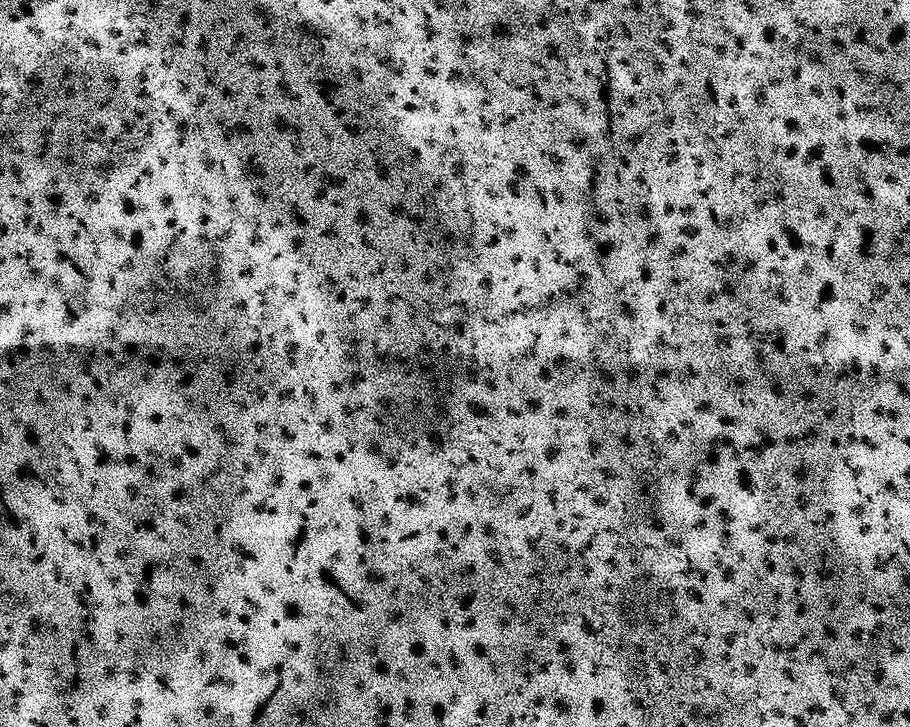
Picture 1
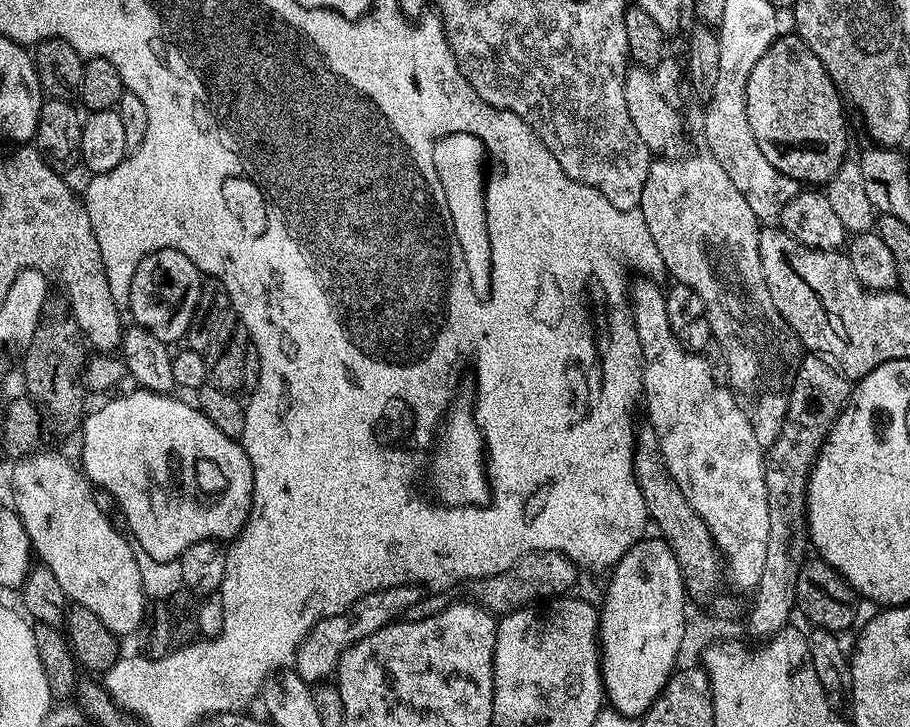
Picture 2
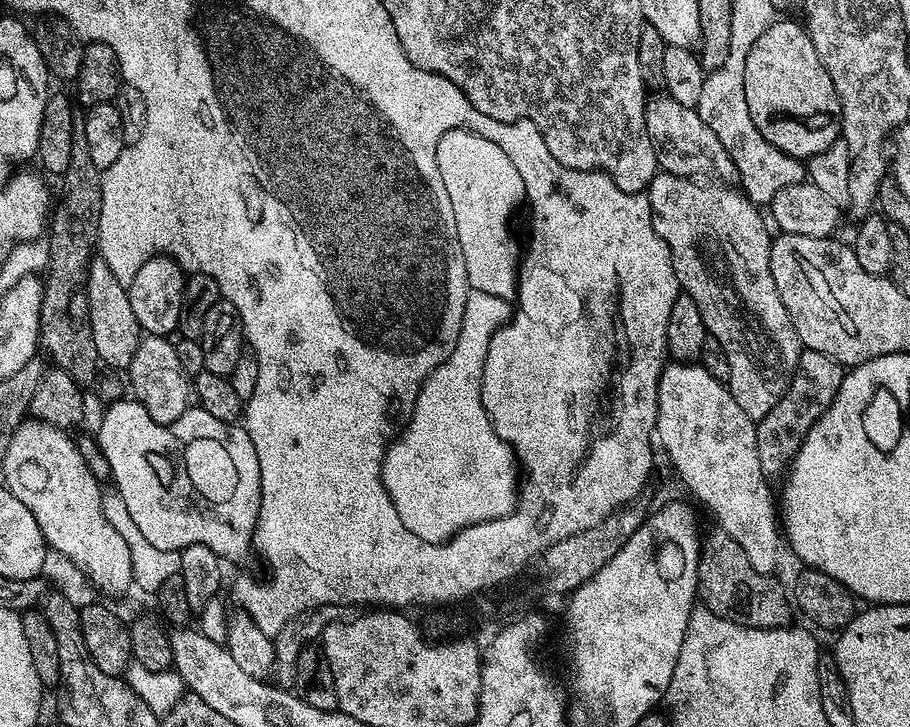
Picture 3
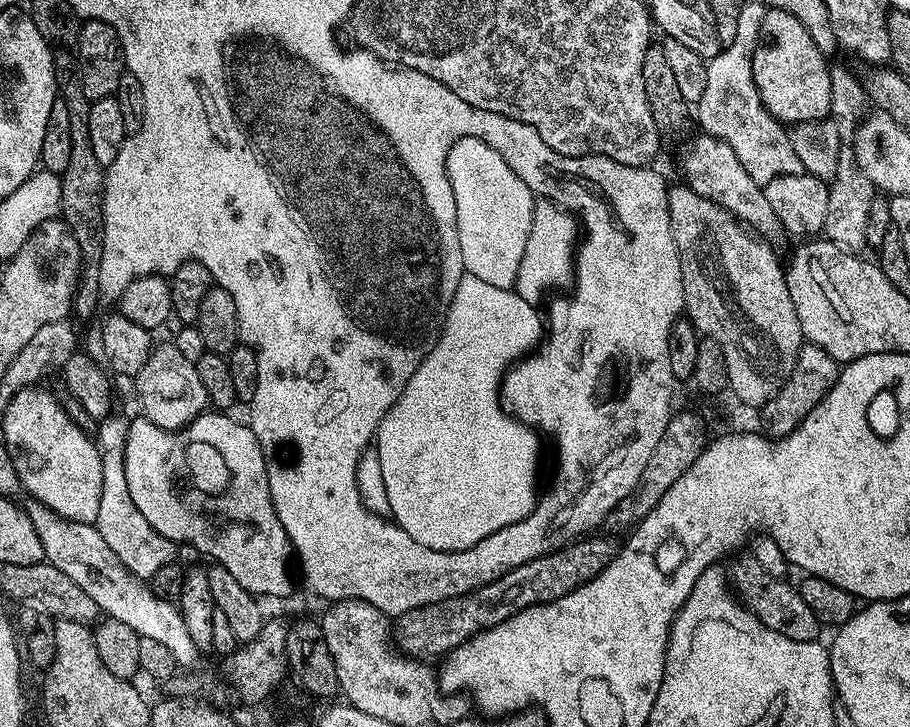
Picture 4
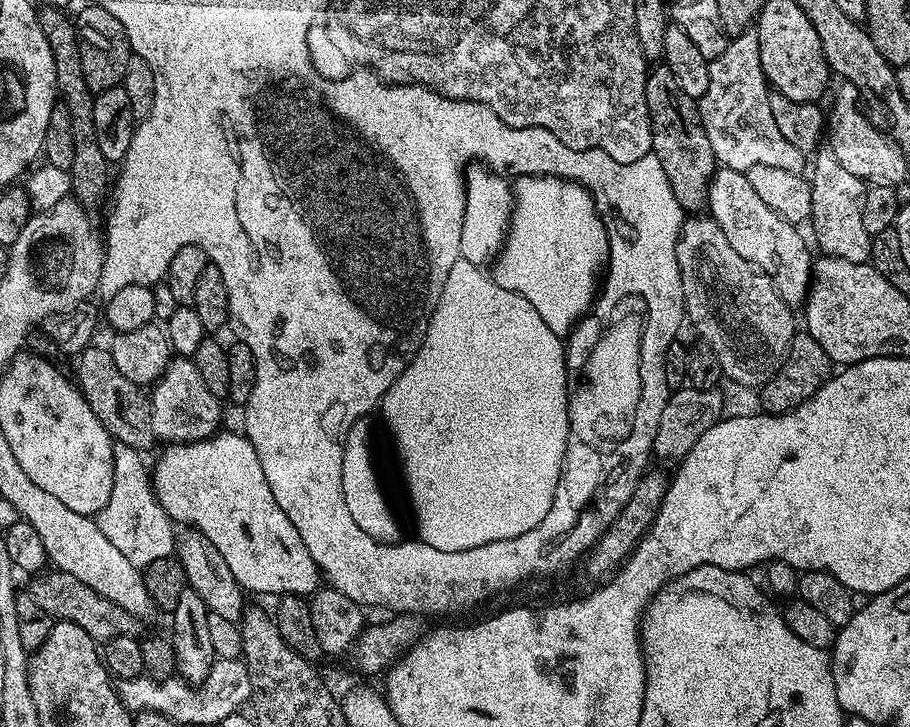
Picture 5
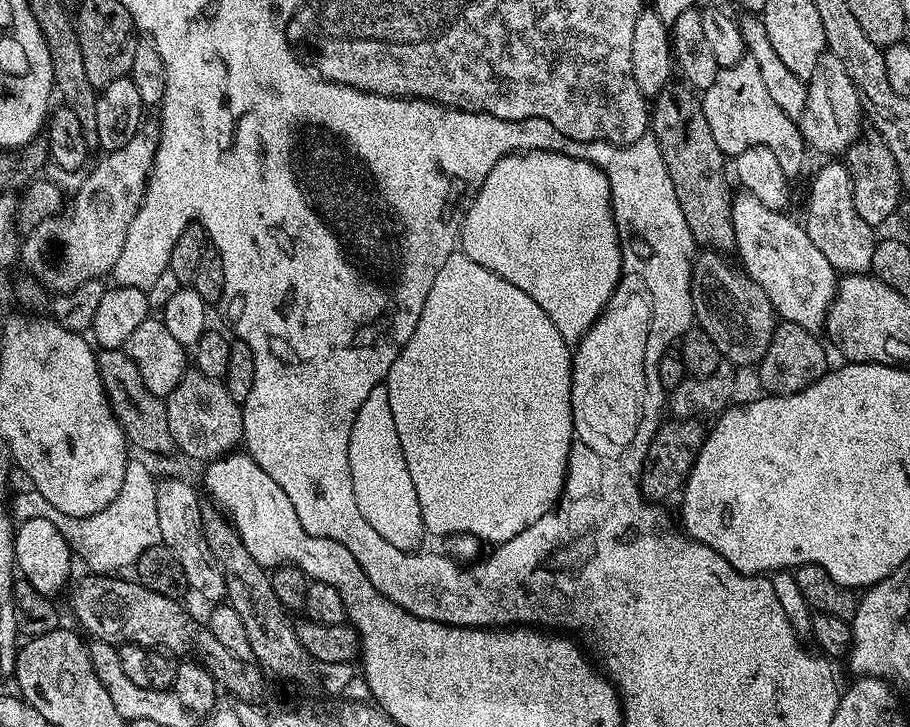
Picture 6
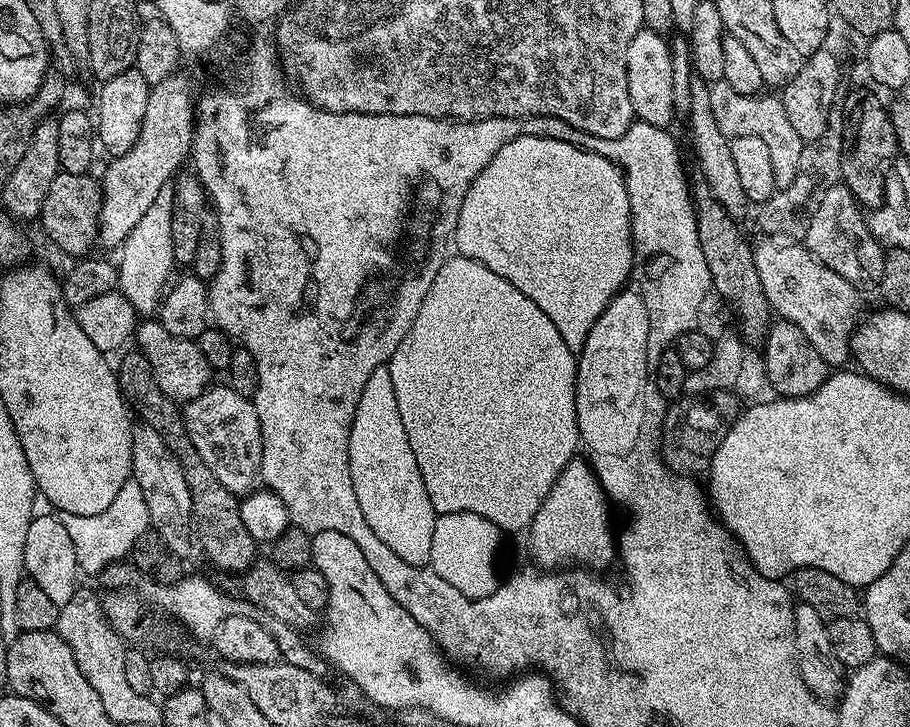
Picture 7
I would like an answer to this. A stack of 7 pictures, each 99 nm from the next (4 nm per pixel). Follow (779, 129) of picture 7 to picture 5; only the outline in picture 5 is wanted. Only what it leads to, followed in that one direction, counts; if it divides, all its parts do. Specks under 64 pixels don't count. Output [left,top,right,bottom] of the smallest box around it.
[698,30,806,173]

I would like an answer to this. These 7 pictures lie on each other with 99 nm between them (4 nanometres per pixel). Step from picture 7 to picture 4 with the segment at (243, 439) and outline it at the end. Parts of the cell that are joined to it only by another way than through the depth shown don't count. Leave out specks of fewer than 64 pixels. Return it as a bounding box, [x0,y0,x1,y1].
[134,342,209,432]

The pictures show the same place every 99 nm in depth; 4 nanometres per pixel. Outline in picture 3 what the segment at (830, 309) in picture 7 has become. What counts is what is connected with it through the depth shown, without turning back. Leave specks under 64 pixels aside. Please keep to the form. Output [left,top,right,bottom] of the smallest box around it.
[644,94,737,182]

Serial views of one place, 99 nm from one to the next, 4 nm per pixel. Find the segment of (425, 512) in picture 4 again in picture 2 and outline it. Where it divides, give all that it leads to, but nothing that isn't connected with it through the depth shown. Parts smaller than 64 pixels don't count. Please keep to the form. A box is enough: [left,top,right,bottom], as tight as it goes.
[430,403,490,506]

